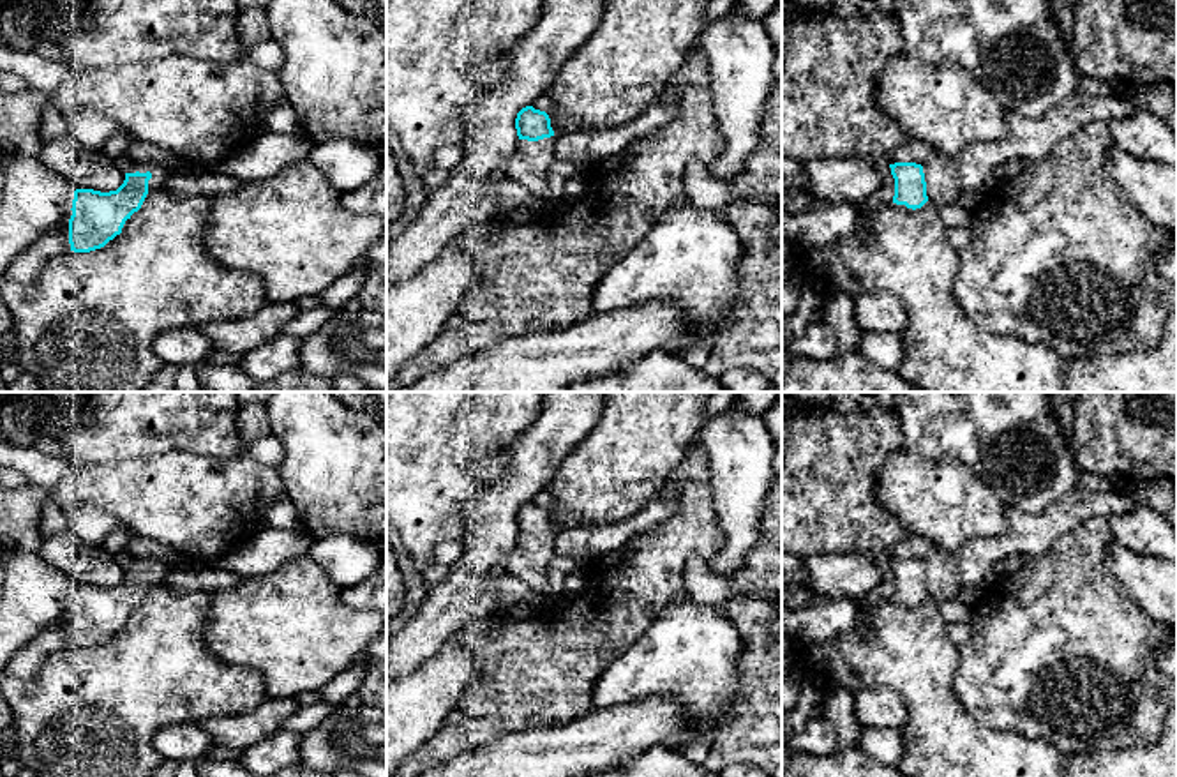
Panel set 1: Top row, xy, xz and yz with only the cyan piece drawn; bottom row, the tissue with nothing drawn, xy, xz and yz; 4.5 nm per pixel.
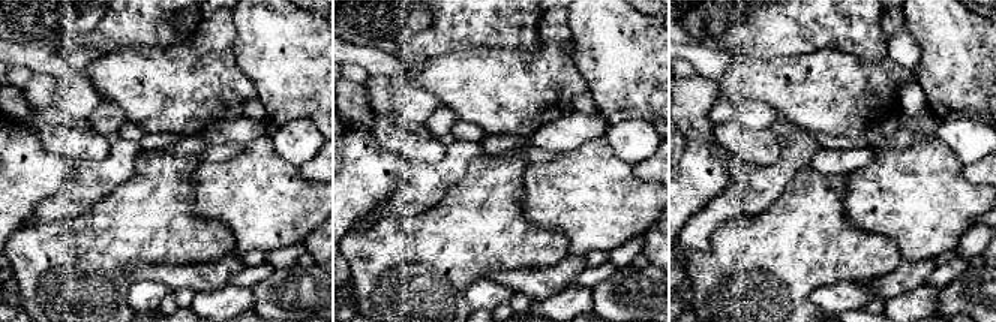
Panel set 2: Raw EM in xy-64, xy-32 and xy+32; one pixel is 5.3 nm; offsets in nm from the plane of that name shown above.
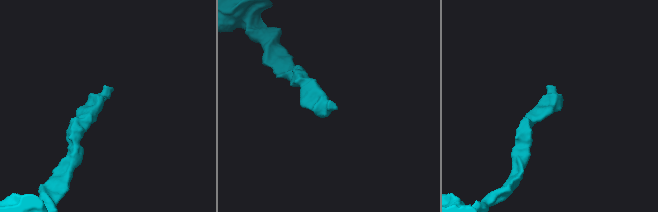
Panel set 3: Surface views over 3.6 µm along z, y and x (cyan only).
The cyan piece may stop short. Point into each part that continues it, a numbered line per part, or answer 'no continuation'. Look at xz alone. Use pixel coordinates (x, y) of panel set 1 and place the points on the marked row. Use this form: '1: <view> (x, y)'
1: xz (528, 166)

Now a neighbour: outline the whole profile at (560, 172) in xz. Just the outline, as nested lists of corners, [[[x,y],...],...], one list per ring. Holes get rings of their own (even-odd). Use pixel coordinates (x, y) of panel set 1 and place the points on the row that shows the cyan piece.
[[[556,161],[554,164],[551,164],[547,170],[547,182],[549,182],[549,200],[547,201],[556,203],[561,200],[561,184],[566,182],[568,178],[575,175],[588,177],[591,162],[593,161],[586,161],[586,162]]]

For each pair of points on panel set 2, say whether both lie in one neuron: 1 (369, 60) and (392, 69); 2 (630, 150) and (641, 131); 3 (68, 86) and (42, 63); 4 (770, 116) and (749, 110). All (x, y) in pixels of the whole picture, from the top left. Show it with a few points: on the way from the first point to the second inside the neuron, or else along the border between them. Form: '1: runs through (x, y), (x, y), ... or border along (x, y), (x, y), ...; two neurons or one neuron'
1: runs through (375, 62), (386, 63); one neuron
2: runs through (632, 146), (641, 135); one neuron
3: runs through (63, 78), (50, 65); one neuron
4: runs through (765, 116), (753, 114); one neuron

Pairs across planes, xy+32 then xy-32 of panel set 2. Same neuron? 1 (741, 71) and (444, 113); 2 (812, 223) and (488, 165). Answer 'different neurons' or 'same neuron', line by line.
1: different neurons
2: same neuron

